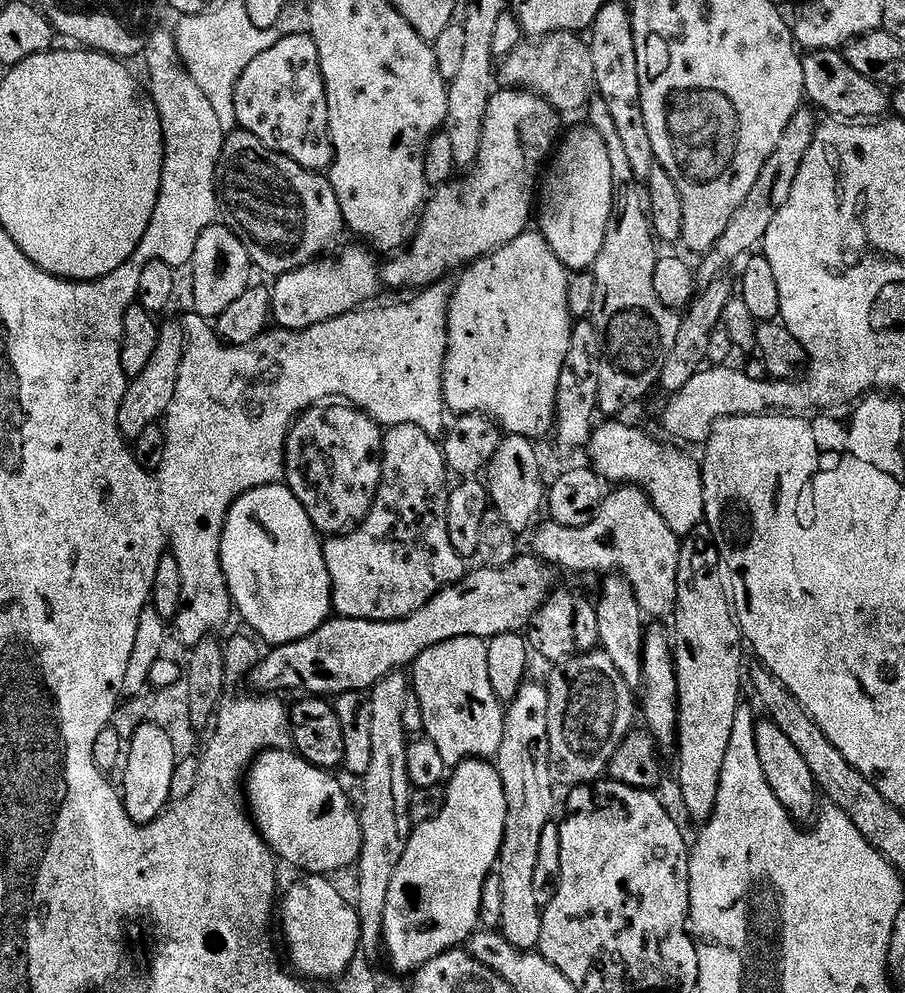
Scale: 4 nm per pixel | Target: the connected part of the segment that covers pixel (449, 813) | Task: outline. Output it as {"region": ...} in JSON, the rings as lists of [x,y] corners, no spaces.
{"region":[[[463,760],[461,764],[451,769],[446,780],[446,791],[444,792],[444,803],[440,806],[440,812],[436,817],[425,824],[415,825],[412,836],[406,842],[406,854],[402,854],[402,862],[398,862],[398,870],[394,870],[394,882],[390,882],[390,895],[386,898],[386,910],[384,911],[384,943],[383,951],[388,951],[388,960],[392,963],[393,973],[414,974],[426,962],[438,958],[438,954],[449,950],[456,950],[472,937],[480,924],[480,903],[482,902],[482,886],[486,878],[493,875],[496,861],[500,859],[500,847],[506,830],[506,794],[502,786],[502,778],[498,774],[495,763],[488,760]]]}

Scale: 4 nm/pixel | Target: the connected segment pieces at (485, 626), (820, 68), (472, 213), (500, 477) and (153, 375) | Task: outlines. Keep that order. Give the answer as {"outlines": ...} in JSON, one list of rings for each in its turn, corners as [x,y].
{"outlines":[[[[517,555],[516,560],[504,568],[476,566],[473,572],[472,569],[465,571],[459,582],[446,586],[434,594],[426,606],[414,610],[414,614],[401,620],[359,620],[345,616],[329,618],[323,626],[314,630],[314,634],[293,644],[275,645],[269,651],[272,653],[269,656],[267,653],[251,671],[250,681],[256,687],[253,689],[260,694],[284,694],[284,691],[292,692],[295,688],[301,688],[304,691],[301,693],[321,698],[335,698],[344,692],[367,693],[382,678],[394,671],[407,669],[421,654],[430,650],[430,646],[467,636],[478,636],[487,642],[498,634],[523,633],[554,591],[553,569],[535,555],[527,555]]],[[[822,49],[805,55],[802,59],[802,74],[805,97],[809,101],[813,100],[822,111],[829,112],[832,115],[829,117],[844,122],[868,122],[883,117],[889,111],[889,93],[881,85],[866,78],[866,74],[858,74],[858,70],[850,66],[843,51]]],[[[504,88],[498,90],[490,98],[490,106],[486,110],[486,122],[482,130],[482,150],[478,150],[478,158],[471,168],[463,173],[464,180],[457,179],[455,182],[449,182],[443,188],[435,189],[431,193],[430,199],[425,203],[422,211],[418,216],[418,223],[414,228],[414,235],[411,237],[410,243],[406,250],[401,251],[399,255],[392,260],[384,268],[384,280],[392,288],[412,288],[411,290],[423,290],[439,280],[445,279],[452,271],[463,269],[474,260],[480,259],[482,256],[489,256],[495,248],[501,248],[503,244],[514,242],[514,238],[518,238],[523,232],[529,231],[531,222],[534,220],[534,205],[538,200],[538,185],[542,180],[542,173],[545,171],[546,165],[549,163],[550,157],[553,155],[554,149],[557,147],[558,141],[561,139],[560,132],[561,113],[553,108],[552,104],[545,100],[543,96],[532,90],[521,90],[519,88]]],[[[505,435],[486,469],[486,487],[491,507],[502,514],[506,526],[510,526],[510,530],[517,534],[527,533],[537,523],[536,515],[540,508],[542,512],[546,504],[546,482],[544,484],[544,472],[540,469],[540,456],[536,448],[537,445],[527,436]]],[[[179,322],[164,323],[159,327],[159,342],[151,355],[150,362],[142,374],[133,377],[128,390],[123,396],[122,406],[119,410],[119,428],[121,435],[135,440],[145,430],[146,426],[157,423],[165,417],[166,412],[174,398],[174,392],[179,381],[179,370],[186,349],[186,335],[184,327]]]]}

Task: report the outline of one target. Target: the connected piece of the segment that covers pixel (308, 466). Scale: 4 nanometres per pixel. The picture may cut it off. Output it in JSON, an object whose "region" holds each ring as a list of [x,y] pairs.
{"region":[[[347,402],[313,405],[292,422],[284,450],[283,483],[306,506],[317,532],[331,538],[362,523],[382,482],[385,429]]]}

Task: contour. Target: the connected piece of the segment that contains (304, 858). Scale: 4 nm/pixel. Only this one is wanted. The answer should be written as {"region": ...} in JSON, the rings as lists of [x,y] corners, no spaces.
{"region":[[[265,750],[252,761],[246,773],[246,804],[264,841],[281,861],[301,868],[304,874],[332,874],[357,863],[362,850],[360,818],[354,800],[335,780],[331,771],[314,766],[292,750]]]}

